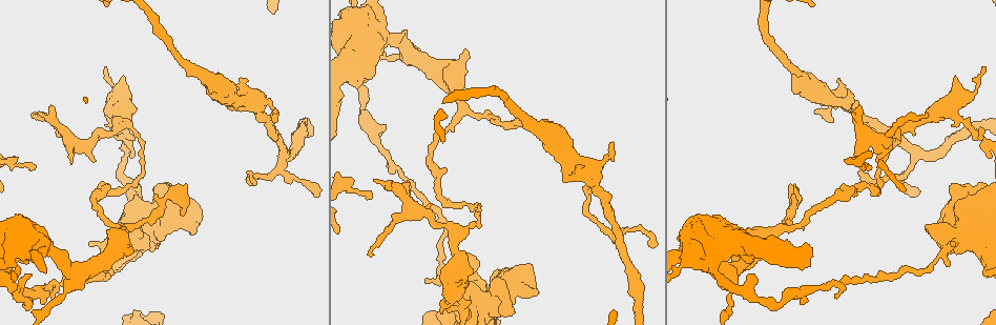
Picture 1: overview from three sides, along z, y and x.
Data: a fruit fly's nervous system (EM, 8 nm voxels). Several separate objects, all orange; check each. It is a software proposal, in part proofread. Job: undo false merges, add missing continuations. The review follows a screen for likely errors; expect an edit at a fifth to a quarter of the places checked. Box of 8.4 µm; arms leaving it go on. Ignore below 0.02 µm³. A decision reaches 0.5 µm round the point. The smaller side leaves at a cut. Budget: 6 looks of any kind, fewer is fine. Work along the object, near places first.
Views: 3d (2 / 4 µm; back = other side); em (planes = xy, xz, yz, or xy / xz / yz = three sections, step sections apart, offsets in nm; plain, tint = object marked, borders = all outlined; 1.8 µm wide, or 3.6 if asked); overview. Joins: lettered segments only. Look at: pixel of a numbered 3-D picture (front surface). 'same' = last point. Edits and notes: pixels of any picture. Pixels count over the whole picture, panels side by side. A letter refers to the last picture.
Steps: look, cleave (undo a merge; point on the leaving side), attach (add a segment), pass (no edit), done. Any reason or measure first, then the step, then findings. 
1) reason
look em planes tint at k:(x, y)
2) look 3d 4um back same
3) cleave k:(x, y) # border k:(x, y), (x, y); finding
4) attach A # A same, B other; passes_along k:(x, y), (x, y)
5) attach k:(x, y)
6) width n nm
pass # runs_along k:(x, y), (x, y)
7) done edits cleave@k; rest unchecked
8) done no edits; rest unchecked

thin end
look em xy step 4 borders at 1:(34, 114)

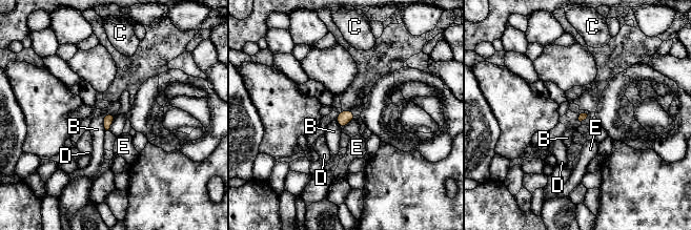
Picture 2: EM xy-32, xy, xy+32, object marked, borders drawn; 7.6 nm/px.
pass # B other, C other, D other, E other; border 2:(112, 112), (104, 116), (105, 130); none of them fits

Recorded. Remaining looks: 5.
branch stops here
look em planes borders at 1:(851, 112)

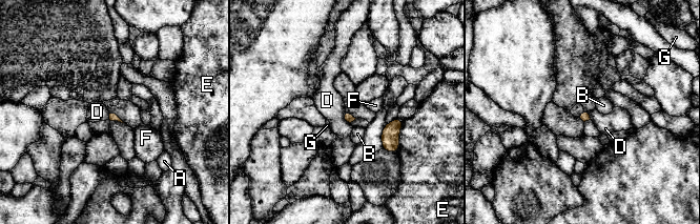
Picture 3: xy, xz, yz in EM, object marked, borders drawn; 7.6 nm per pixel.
pass # A other, B other, D other, E other, F other, G other; border 3:(345, 114), (345, 119), (349, 123); none of them fits

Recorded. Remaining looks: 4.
a fork
look em xy step 8 tint at 1:(847, 100)

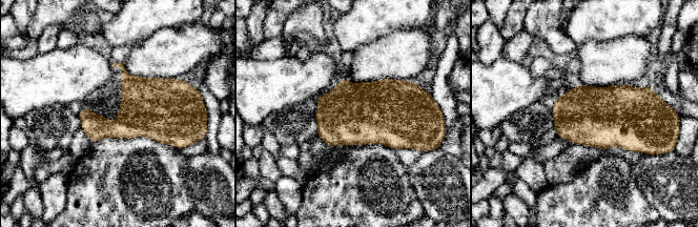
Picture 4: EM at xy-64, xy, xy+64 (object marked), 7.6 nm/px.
cut it another way
look em planes borders same

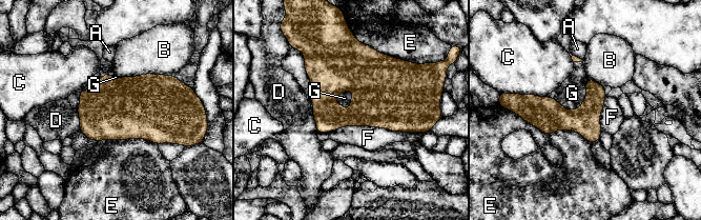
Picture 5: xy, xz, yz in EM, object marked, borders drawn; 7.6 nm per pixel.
width 220 nm
attach G # A other, B other, C other, D other, E other, F other, G same; passes_along 5:(334, 60), (344, 91), (345, 98); the neuron continues

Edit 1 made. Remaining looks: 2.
done edits attach@5; rest unchecked

